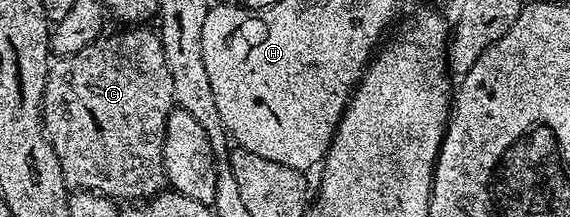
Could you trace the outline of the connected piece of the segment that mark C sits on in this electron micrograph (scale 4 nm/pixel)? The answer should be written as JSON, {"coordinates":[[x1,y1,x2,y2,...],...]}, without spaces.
{"coordinates":[[121,28,118,34,107,35,108,33,106,33,88,44,82,51,58,57,49,67,49,79,45,85,43,103,45,133,49,135,49,142,55,148,55,156,59,156,59,164,65,173,65,181,70,187,91,190,118,200,141,200,146,196,158,193,166,185,163,144,165,143,165,129,169,113,175,108,171,68,167,68,167,56,163,50,160,33,156,29,145,29,149,28]]}

